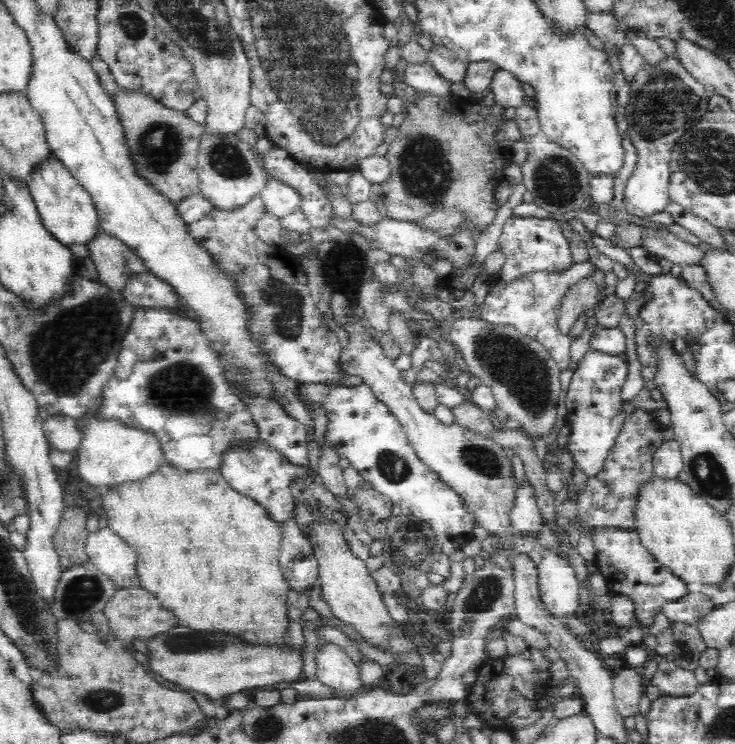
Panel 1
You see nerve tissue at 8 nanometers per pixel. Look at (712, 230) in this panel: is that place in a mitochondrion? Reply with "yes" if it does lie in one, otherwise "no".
no

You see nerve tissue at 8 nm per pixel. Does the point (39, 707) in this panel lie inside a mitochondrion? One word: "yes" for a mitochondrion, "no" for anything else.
no

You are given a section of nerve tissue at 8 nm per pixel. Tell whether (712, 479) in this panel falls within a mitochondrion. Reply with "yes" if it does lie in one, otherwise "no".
yes

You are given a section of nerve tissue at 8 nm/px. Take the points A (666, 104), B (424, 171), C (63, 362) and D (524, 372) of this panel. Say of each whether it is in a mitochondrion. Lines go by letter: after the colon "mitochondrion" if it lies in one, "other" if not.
A: mitochondrion
B: mitochondrion
C: mitochondrion
D: mitochondrion

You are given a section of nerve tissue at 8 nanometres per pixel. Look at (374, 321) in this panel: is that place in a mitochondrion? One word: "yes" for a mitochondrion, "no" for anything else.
no

